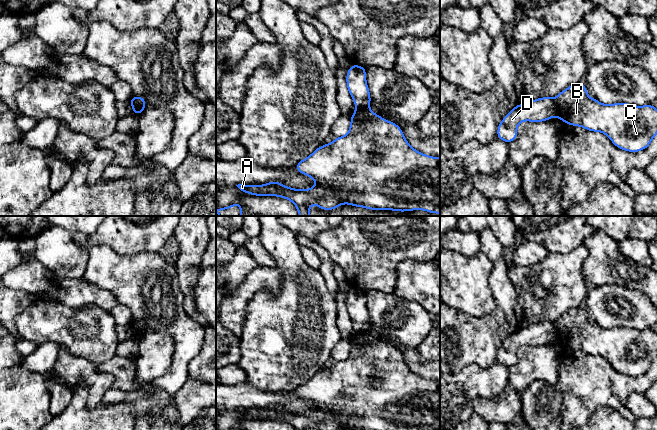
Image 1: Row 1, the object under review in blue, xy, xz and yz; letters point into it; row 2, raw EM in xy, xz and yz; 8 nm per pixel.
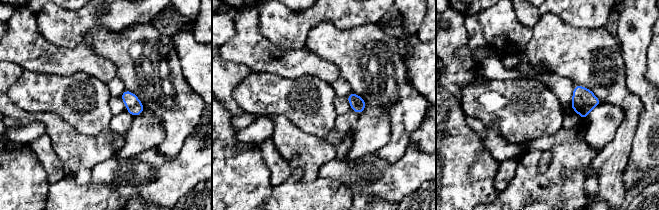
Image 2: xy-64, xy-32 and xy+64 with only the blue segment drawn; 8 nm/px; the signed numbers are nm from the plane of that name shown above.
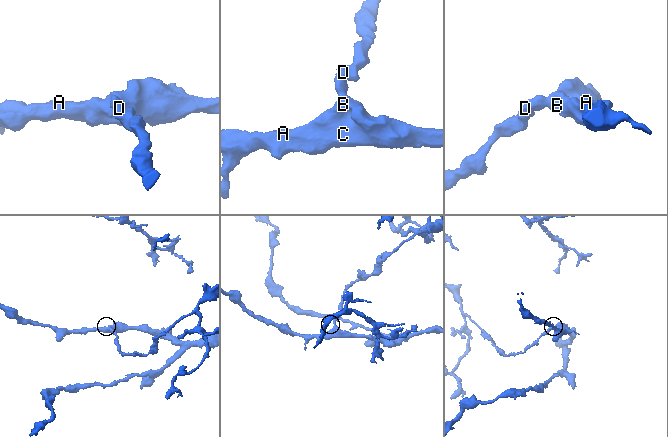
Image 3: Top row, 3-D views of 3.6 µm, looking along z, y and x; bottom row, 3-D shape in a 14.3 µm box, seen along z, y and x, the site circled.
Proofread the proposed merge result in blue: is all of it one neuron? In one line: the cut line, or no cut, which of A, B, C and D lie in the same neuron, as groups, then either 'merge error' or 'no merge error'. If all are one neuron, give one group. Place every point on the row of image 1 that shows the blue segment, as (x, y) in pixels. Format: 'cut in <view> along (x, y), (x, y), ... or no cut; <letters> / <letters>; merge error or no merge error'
cut in xy along (131, 98), (141, 112); A B C / D; merge error

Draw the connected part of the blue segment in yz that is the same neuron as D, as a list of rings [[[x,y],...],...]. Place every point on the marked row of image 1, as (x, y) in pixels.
[[[542,97],[525,104],[517,104],[499,123],[497,138],[507,144],[516,140],[517,127],[520,122],[543,122],[557,116],[553,98]]]

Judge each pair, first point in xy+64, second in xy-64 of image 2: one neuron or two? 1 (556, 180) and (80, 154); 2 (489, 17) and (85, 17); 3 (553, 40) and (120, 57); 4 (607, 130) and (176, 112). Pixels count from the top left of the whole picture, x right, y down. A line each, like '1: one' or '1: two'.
1: two
2: one
3: one
4: two

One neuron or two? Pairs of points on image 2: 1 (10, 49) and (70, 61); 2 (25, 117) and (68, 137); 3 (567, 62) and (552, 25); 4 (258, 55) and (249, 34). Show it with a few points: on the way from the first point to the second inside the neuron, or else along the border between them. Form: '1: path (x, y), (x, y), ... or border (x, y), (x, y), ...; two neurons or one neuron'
1: path (25, 48), (48, 48), (55, 52); one neuron
2: path (36, 117), (47, 119), (57, 129); one neuron
3: path (565, 53), (552, 40), (552, 34); one neuron
4: path (253, 50), (249, 46), (249, 39); one neuron

